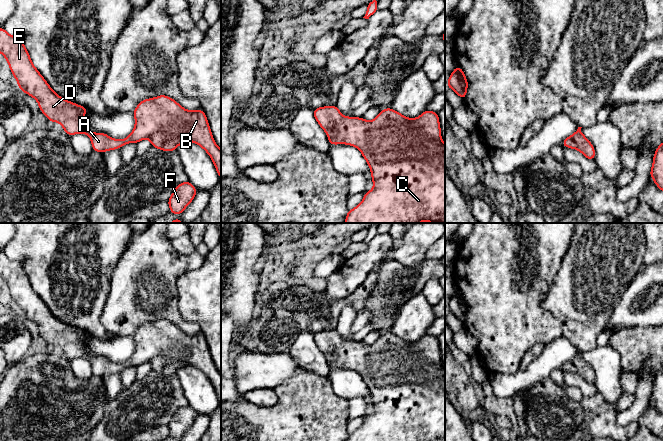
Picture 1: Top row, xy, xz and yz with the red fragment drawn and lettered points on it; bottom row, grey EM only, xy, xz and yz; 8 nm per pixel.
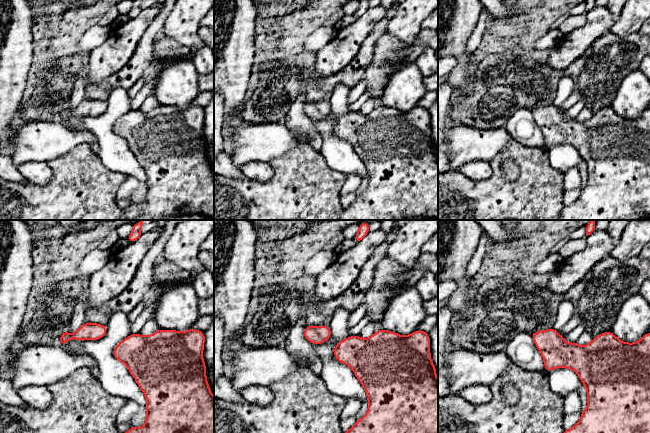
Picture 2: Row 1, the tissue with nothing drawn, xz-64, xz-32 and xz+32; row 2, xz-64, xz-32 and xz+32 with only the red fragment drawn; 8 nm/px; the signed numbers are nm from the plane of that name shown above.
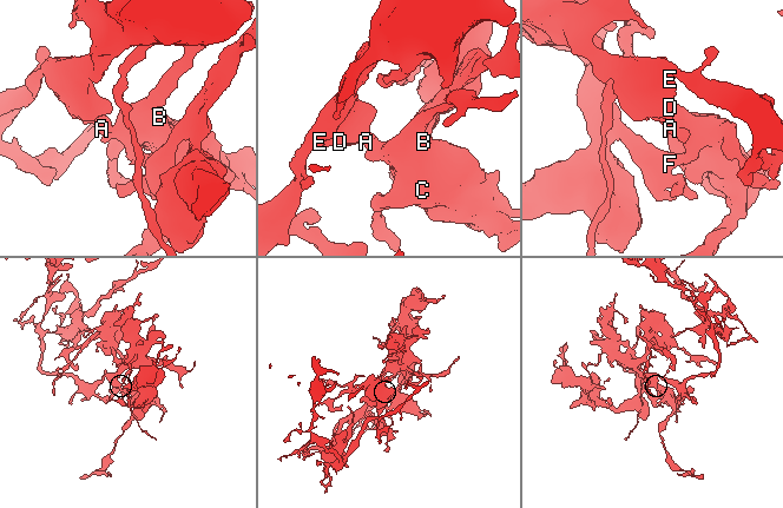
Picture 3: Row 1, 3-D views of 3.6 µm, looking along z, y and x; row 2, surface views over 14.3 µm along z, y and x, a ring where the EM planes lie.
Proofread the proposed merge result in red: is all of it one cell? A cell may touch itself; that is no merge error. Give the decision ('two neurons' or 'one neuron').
one neuron

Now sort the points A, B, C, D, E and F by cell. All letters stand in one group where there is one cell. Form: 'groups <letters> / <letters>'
groups A B C D E F

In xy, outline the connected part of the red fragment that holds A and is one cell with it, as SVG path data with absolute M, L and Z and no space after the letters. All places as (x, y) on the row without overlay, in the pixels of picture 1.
M3 251L0 252L0 277L6 282L10 294L19 308L19 314L35 322L43 338L53 347L59 346L66 358L70 360L78 357L88 359L92 366L93 375L102 377L121 372L128 367L138 367L146 362L149 362L151 370L157 373L176 375L178 369L186 365L191 365L201 370L209 378L221 403L221 374L212 361L208 344L202 333L196 335L186 334L174 323L166 319L144 323L133 335L135 340L135 352L133 356L125 363L113 363L105 357L92 357L84 349L83 340L87 337L88 333L57 319L33 289L22 263L9 259Z

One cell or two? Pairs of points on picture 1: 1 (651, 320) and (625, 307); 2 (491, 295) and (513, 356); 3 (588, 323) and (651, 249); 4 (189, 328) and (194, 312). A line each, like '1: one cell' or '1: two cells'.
1: one cell
2: one cell
3: two cells
4: two cells

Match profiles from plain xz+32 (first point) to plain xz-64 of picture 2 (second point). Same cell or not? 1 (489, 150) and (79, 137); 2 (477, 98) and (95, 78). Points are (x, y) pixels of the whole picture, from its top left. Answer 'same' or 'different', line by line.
1: same
2: different

